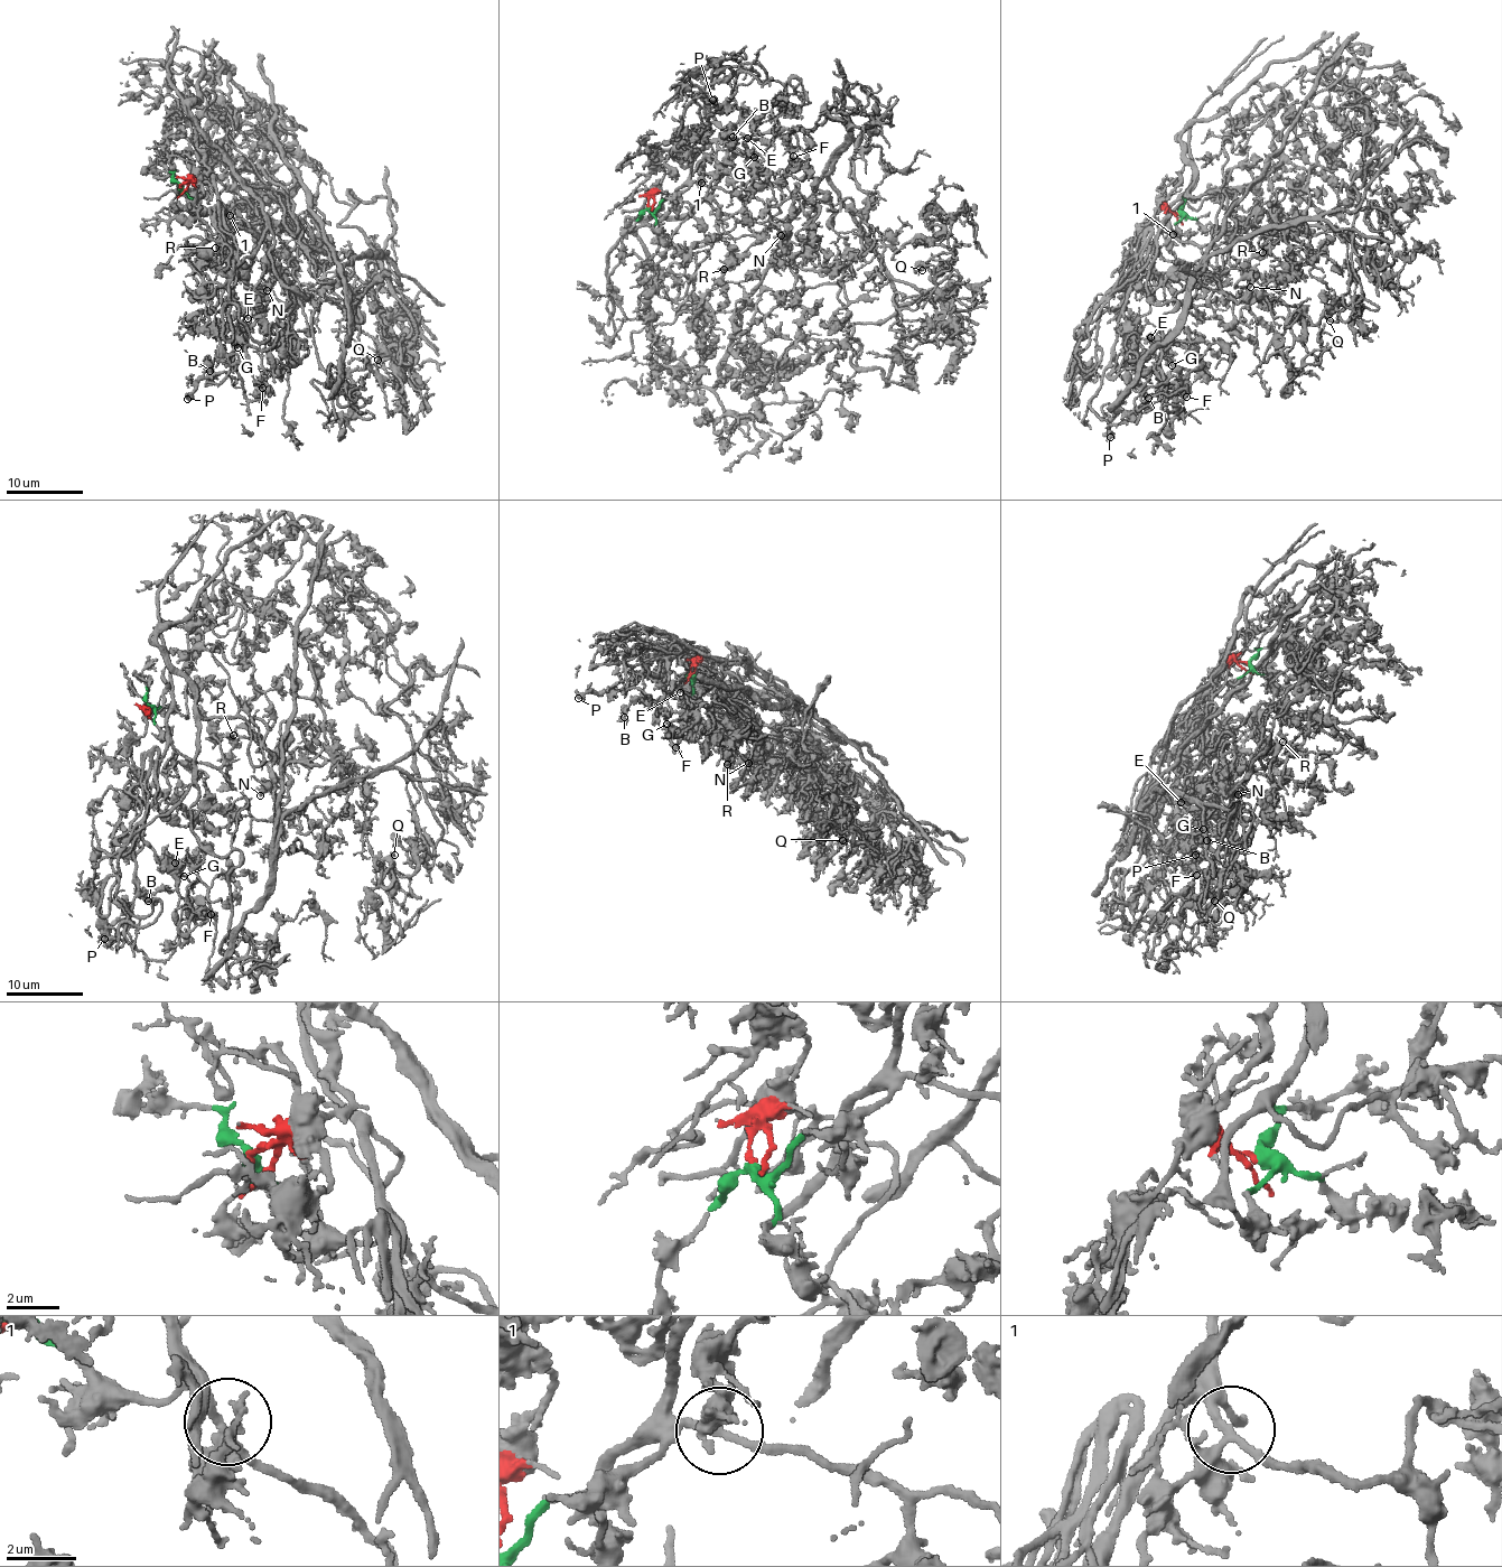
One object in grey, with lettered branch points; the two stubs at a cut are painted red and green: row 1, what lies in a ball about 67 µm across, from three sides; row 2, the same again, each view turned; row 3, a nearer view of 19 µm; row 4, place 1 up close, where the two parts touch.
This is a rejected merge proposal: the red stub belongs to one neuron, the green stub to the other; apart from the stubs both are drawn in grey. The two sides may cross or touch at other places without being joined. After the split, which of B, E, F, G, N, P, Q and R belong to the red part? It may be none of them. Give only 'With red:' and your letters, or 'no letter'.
With red: Q

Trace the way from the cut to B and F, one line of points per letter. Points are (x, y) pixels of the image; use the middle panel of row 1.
B: (647, 206), (654, 210), (690, 186), (708, 115), (725, 105), (738, 109), (731, 138)
F: (647, 206), (690, 186), (715, 121), (763, 141), (800, 129), (782, 137), (793, 157)

